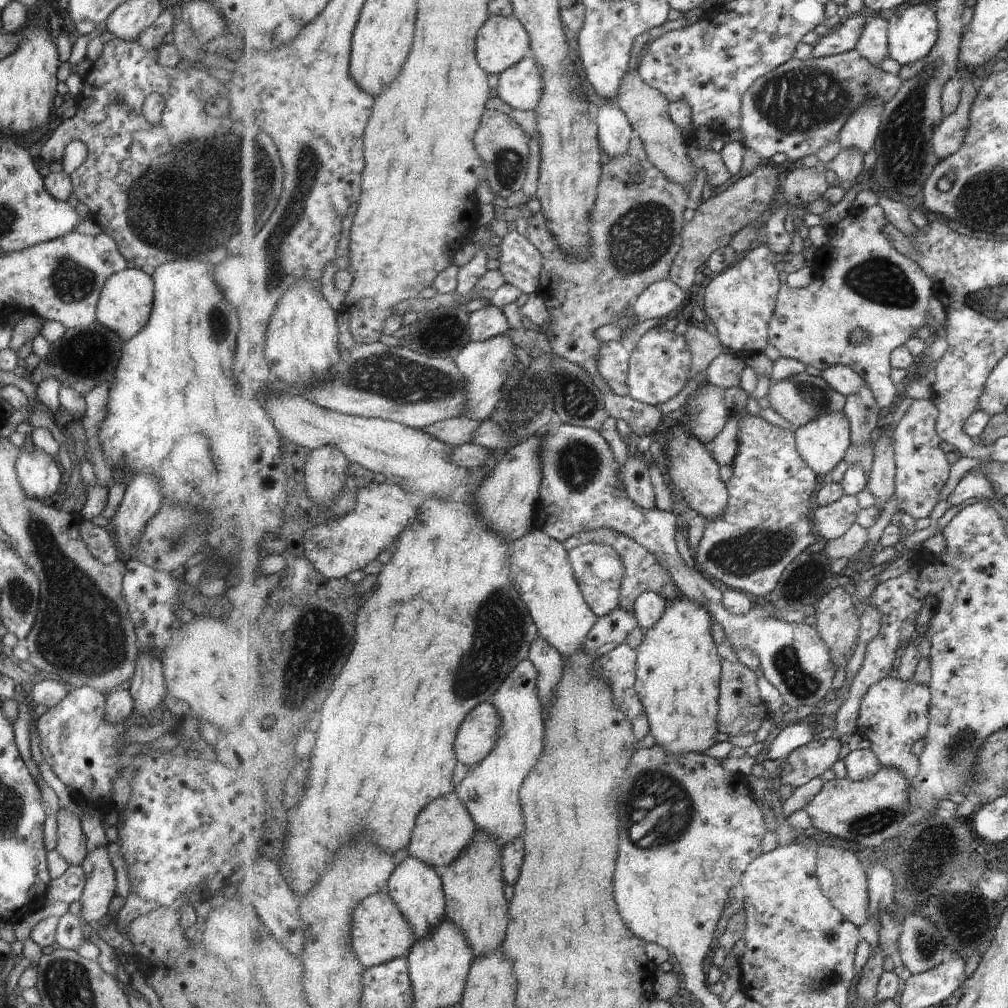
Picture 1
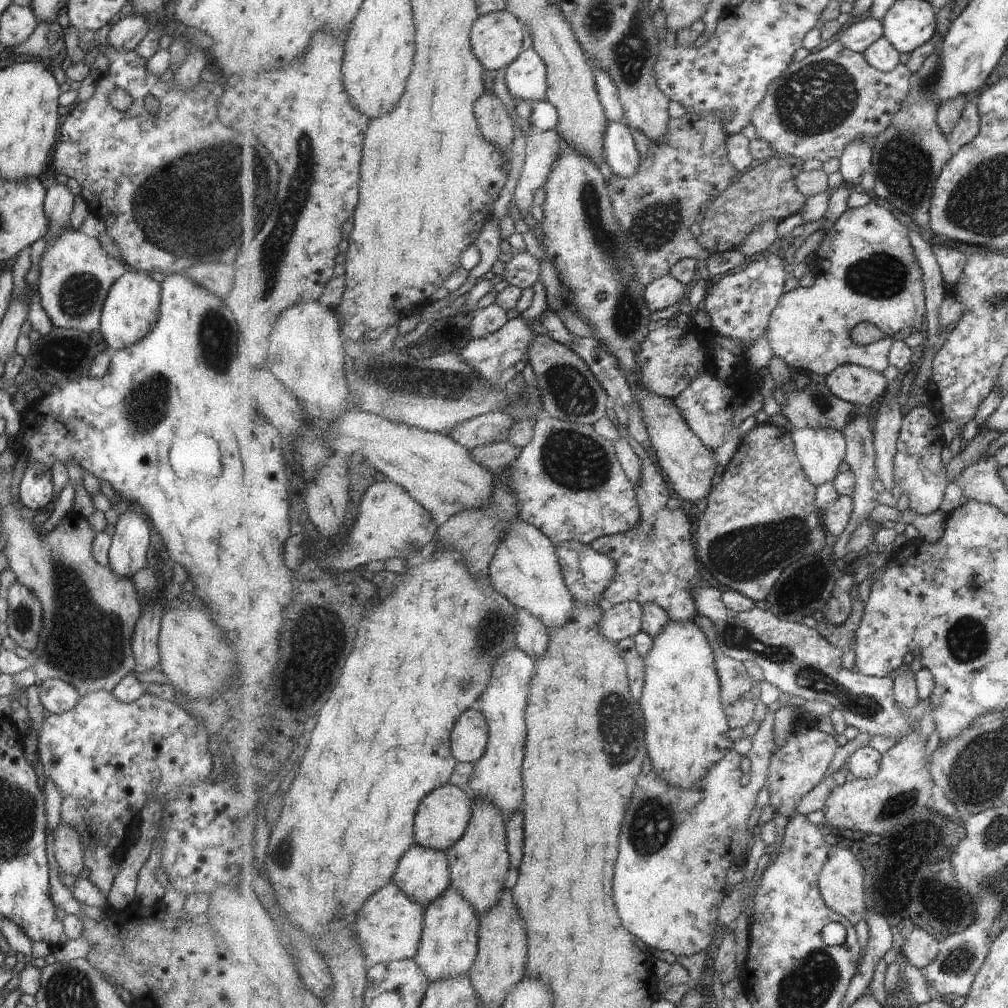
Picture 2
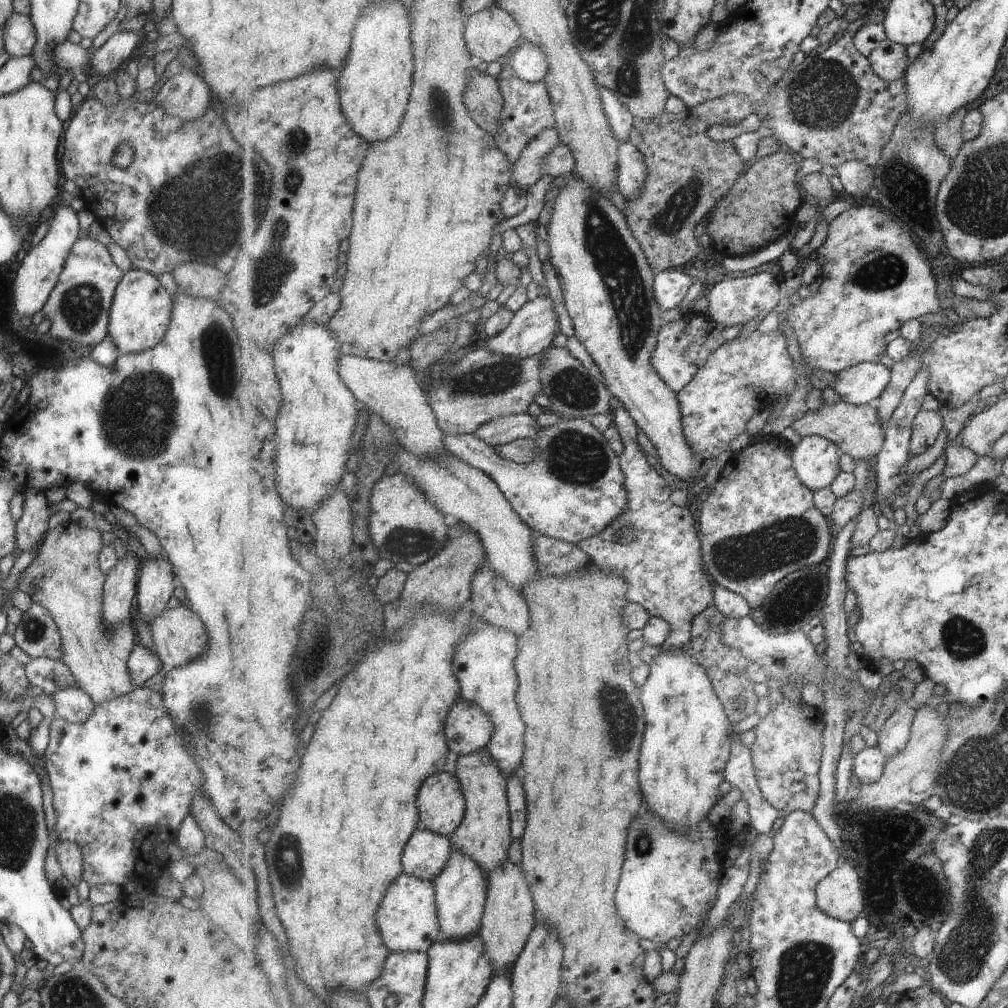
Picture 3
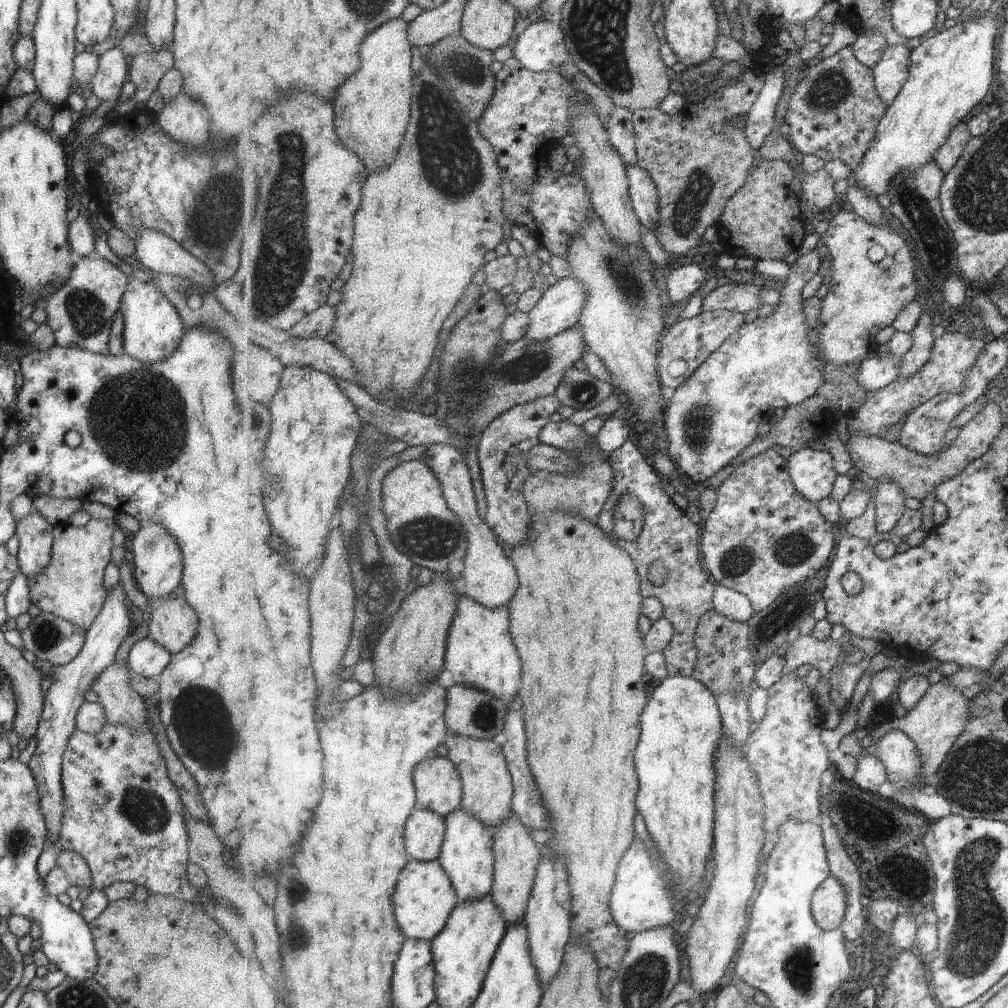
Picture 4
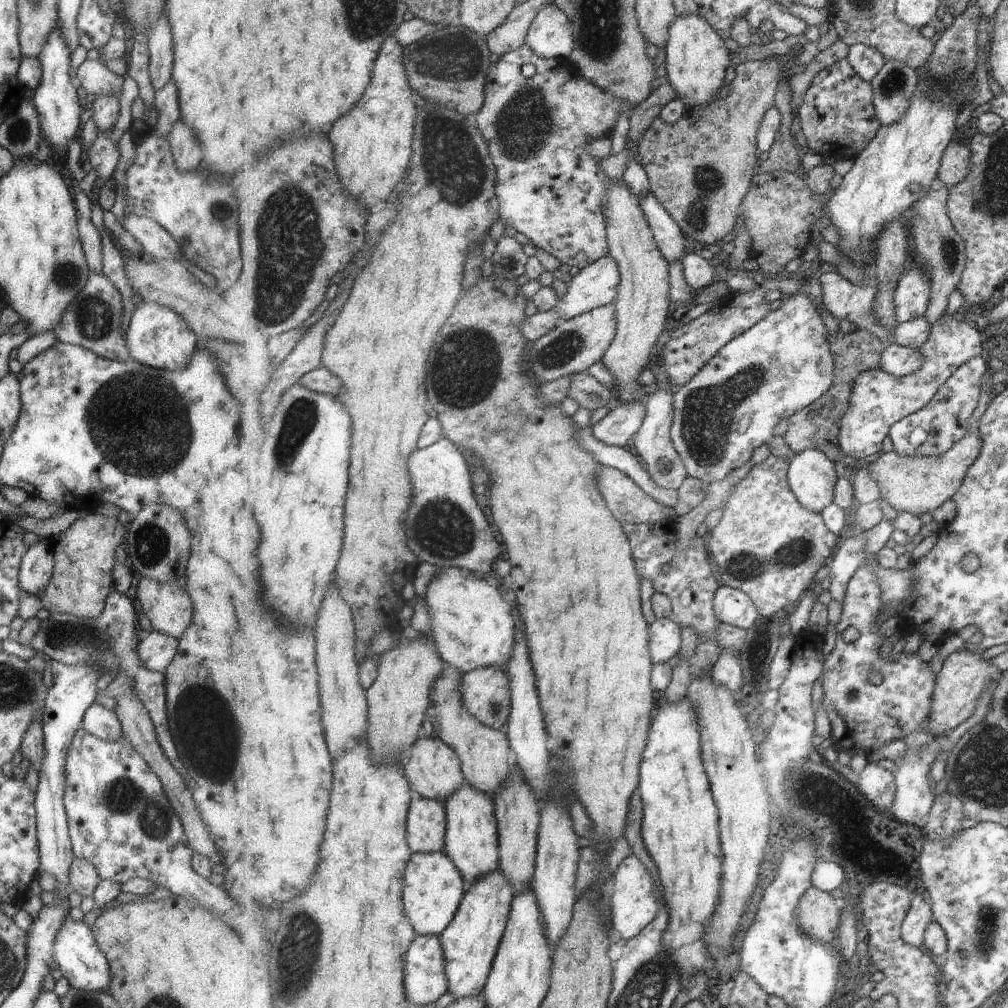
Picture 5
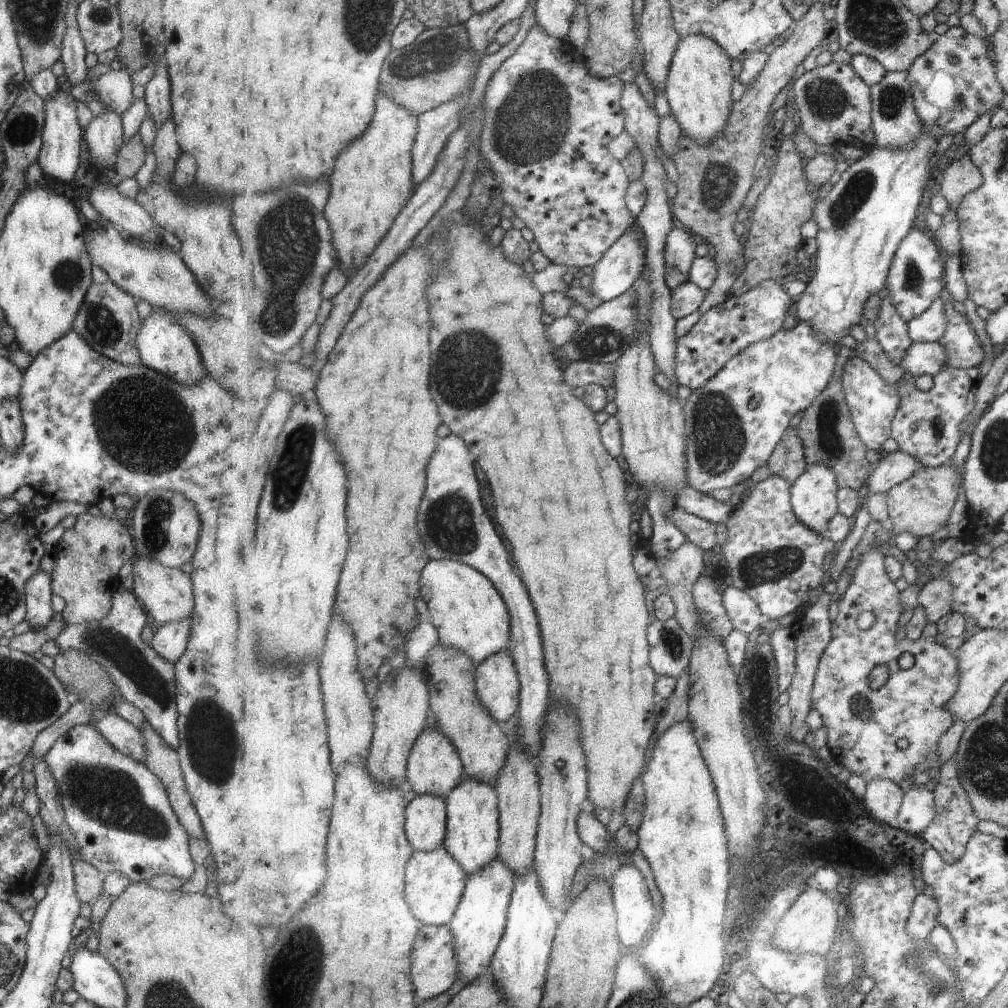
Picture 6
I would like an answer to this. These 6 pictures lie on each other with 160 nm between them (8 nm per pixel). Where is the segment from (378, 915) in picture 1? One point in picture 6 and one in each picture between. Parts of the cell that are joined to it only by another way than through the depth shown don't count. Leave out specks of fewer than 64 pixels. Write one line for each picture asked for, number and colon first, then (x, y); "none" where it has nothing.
2: (391, 926)
3: (408, 919)
4: (425, 898)
5: (434, 886)
6: (436, 879)

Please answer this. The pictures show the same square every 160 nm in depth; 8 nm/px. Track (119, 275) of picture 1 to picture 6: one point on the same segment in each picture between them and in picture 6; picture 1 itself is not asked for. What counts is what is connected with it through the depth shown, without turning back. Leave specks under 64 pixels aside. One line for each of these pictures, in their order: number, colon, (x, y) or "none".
2: (130, 309)
3: (140, 310)
4: (151, 330)
5: (157, 337)
6: (164, 346)

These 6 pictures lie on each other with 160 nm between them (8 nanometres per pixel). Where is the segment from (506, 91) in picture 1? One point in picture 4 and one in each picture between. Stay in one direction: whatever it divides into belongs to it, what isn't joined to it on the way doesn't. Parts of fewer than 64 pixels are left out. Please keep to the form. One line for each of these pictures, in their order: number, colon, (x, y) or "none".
2: (526, 78)
3: (529, 62)
4: (542, 48)

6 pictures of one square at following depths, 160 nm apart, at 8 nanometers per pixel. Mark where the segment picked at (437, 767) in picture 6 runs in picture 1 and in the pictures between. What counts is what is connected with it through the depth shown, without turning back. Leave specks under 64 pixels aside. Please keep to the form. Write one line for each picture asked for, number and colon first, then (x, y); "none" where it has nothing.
1: (444, 830)
2: (444, 815)
3: (441, 800)
4: (439, 788)
5: (434, 769)

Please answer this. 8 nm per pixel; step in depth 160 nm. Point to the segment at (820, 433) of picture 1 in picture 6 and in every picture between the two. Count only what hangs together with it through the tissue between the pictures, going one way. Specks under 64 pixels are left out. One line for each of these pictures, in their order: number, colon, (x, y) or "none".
2: (820, 451)
3: (816, 459)
4: (813, 472)
5: (813, 476)
6: (815, 493)

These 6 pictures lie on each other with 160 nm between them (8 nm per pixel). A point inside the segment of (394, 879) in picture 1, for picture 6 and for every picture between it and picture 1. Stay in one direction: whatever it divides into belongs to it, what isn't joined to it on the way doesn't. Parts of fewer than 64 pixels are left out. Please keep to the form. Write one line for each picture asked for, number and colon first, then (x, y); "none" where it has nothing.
2: (424, 874)
3: (426, 854)
4: (424, 836)
5: (428, 822)
6: (427, 816)

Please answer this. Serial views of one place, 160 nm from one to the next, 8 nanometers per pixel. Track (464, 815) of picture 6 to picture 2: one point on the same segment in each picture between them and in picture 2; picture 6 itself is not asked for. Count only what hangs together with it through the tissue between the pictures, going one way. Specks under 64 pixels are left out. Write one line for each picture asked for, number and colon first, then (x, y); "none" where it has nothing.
2: (449, 946)
3: (462, 889)
4: (468, 858)
5: (472, 842)

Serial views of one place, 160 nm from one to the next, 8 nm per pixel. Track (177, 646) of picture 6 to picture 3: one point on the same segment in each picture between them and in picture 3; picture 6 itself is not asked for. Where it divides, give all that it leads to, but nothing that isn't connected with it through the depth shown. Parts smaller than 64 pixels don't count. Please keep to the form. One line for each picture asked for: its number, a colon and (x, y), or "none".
3: (141, 664)
4: (147, 658)
5: (155, 650)

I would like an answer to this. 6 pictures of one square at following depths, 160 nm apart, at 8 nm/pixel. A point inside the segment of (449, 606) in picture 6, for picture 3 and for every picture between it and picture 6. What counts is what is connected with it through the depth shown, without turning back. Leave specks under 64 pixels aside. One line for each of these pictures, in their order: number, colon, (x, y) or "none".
3: (488, 678)
4: (480, 652)
5: (472, 622)

